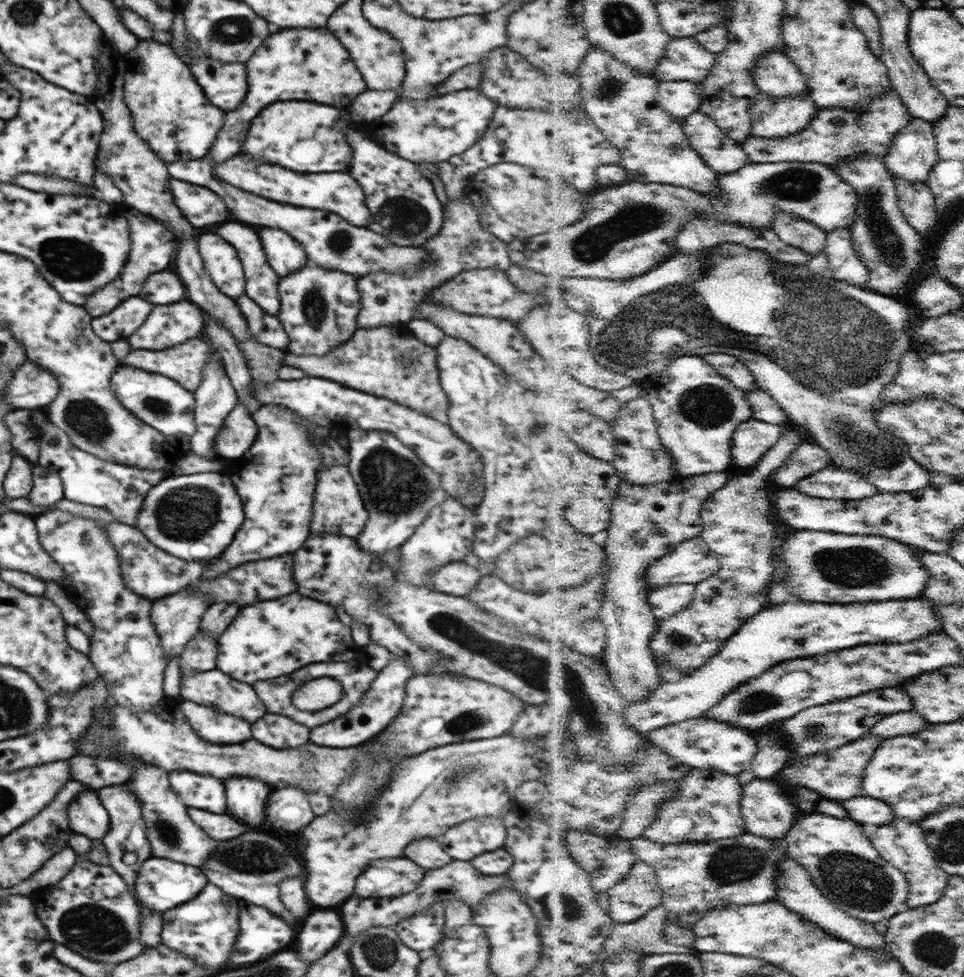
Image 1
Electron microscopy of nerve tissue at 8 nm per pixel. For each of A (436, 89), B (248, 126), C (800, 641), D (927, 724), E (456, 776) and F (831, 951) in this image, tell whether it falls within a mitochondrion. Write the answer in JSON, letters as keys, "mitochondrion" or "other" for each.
{"A":"other","B":"other","C":"other","D":"other","E":"mitochondrion","F":"other"}

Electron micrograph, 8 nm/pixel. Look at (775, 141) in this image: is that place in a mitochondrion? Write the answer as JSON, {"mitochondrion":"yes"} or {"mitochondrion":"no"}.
{"mitochondrion":"no"}

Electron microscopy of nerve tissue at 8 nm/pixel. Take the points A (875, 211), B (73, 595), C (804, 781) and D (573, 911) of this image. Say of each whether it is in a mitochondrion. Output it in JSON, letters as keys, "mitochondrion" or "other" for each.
{"A":"mitochondrion","B":"other","C":"other","D":"mitochondrion"}

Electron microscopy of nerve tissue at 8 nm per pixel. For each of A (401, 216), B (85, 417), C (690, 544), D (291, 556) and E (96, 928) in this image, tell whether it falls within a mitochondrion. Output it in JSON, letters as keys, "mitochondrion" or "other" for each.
{"A":"mitochondrion","B":"mitochondrion","C":"other","D":"other","E":"mitochondrion"}

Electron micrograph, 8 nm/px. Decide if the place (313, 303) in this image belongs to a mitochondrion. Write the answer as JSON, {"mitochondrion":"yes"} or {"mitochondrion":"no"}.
{"mitochondrion":"yes"}

